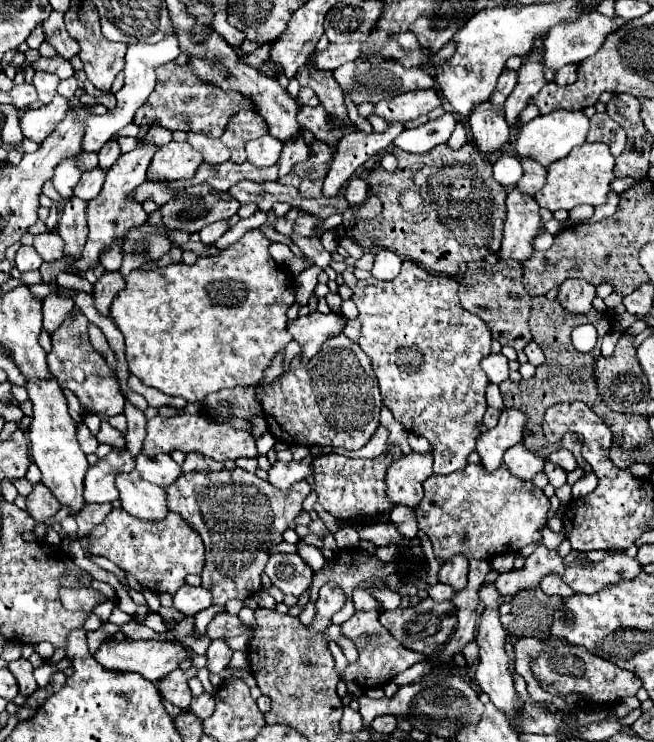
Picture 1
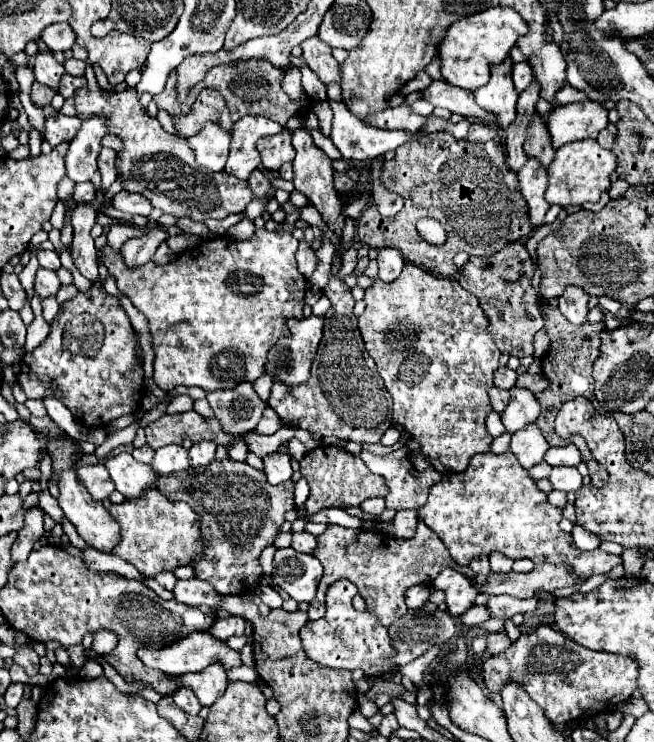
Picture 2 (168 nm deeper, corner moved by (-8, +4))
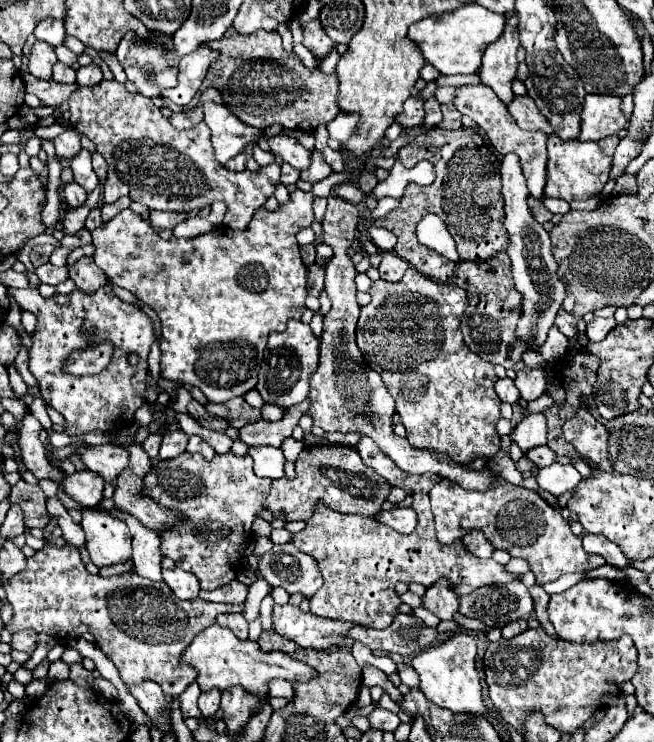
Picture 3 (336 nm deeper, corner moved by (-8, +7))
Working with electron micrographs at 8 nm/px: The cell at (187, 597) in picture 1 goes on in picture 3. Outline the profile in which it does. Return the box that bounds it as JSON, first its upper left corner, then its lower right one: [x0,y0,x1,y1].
[163,568,199,600]

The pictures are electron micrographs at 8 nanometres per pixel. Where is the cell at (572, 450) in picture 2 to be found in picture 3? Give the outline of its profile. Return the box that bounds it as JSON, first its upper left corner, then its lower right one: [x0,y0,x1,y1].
[525,446,557,468]

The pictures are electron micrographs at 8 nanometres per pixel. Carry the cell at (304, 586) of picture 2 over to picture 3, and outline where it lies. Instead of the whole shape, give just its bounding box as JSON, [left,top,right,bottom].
[259,546,323,598]

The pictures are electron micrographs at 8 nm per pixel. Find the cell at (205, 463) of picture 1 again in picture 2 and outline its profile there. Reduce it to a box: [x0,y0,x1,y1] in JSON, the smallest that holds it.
[189,441,217,467]

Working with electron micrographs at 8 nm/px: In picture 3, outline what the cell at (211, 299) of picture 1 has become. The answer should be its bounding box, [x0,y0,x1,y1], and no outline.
[91,190,313,402]

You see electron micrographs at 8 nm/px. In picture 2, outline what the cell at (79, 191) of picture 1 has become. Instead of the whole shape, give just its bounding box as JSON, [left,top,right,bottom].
[73,183,97,203]

